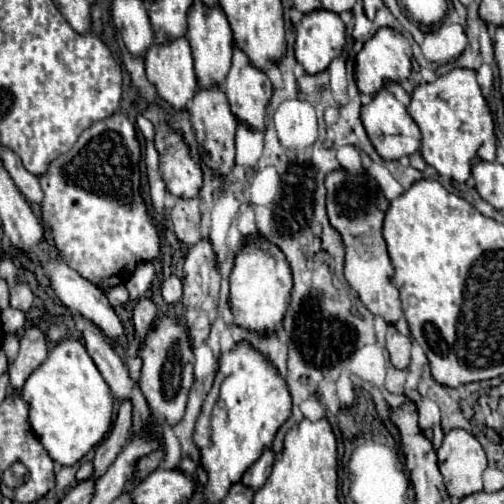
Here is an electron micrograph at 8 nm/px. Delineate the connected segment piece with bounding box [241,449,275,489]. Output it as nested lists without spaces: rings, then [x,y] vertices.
[[[265,449],[265,451],[261,453],[261,457],[245,471],[241,483],[249,485],[249,487],[253,487],[253,489],[259,489],[259,487],[265,483],[265,479],[269,477],[273,463],[275,463],[275,453],[273,453],[271,449]]]

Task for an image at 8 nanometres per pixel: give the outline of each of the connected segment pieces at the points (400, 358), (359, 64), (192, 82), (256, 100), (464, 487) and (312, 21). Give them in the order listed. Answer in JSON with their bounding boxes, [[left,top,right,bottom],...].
[[387,325,411,369],[355,27,411,95],[145,37,197,109],[223,45,273,131],[437,429,487,499],[295,11,345,75]]

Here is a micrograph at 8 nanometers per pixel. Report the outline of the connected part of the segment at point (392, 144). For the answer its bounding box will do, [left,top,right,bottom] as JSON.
[361,87,421,161]

